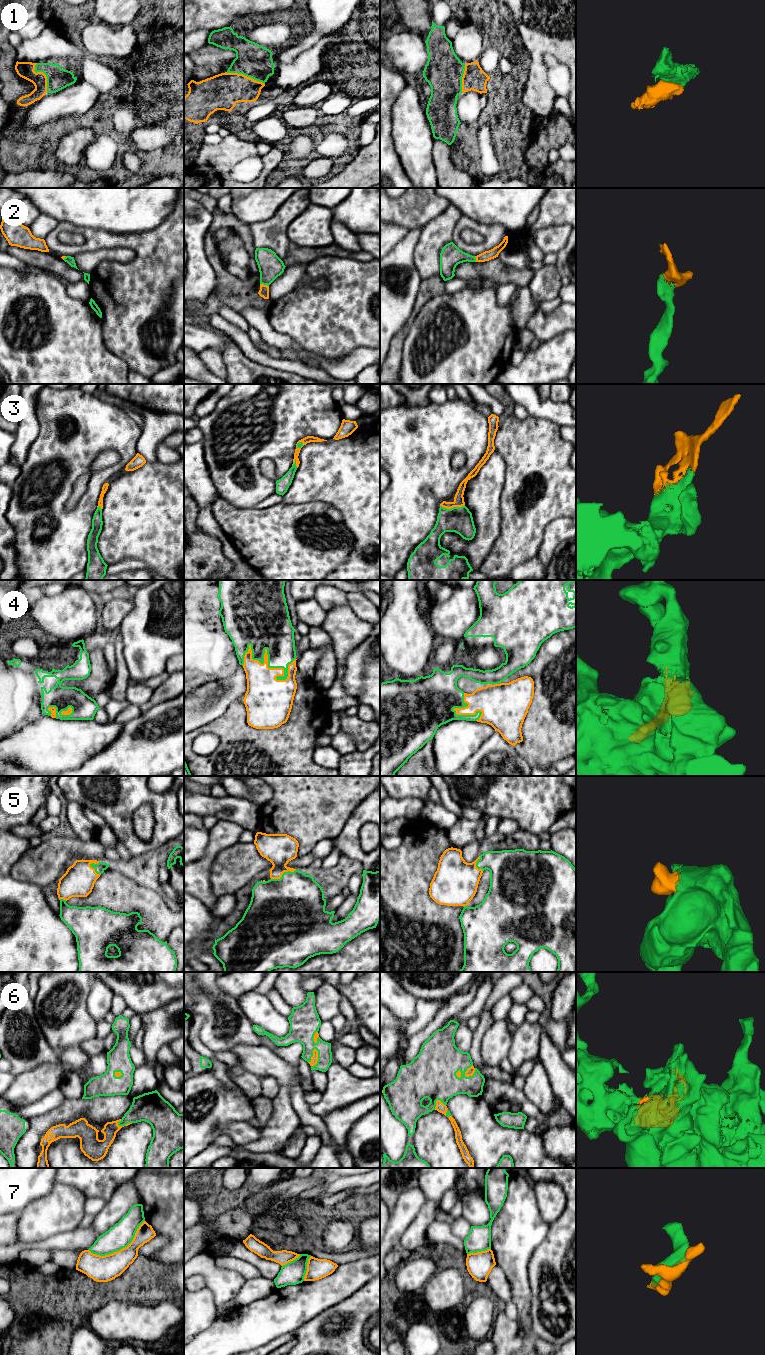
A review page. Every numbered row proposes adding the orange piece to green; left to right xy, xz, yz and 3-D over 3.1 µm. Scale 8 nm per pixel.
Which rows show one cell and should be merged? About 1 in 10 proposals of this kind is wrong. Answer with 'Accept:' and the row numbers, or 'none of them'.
Accept: 1, 2, 3, 4, 5, 6

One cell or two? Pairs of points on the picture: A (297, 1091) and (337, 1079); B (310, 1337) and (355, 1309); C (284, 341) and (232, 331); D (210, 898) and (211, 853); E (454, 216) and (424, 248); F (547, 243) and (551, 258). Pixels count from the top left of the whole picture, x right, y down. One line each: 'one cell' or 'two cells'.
A: two cells
B: one cell
C: two cells
D: one cell
E: one cell
F: two cells

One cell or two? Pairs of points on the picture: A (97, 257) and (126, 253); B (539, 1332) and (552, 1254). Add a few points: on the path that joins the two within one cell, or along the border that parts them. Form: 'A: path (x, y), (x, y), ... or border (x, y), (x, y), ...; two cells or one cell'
A: path (104, 254), (119, 254); one cell
B: path (535, 1312), (535, 1279), (537, 1273); one cell

